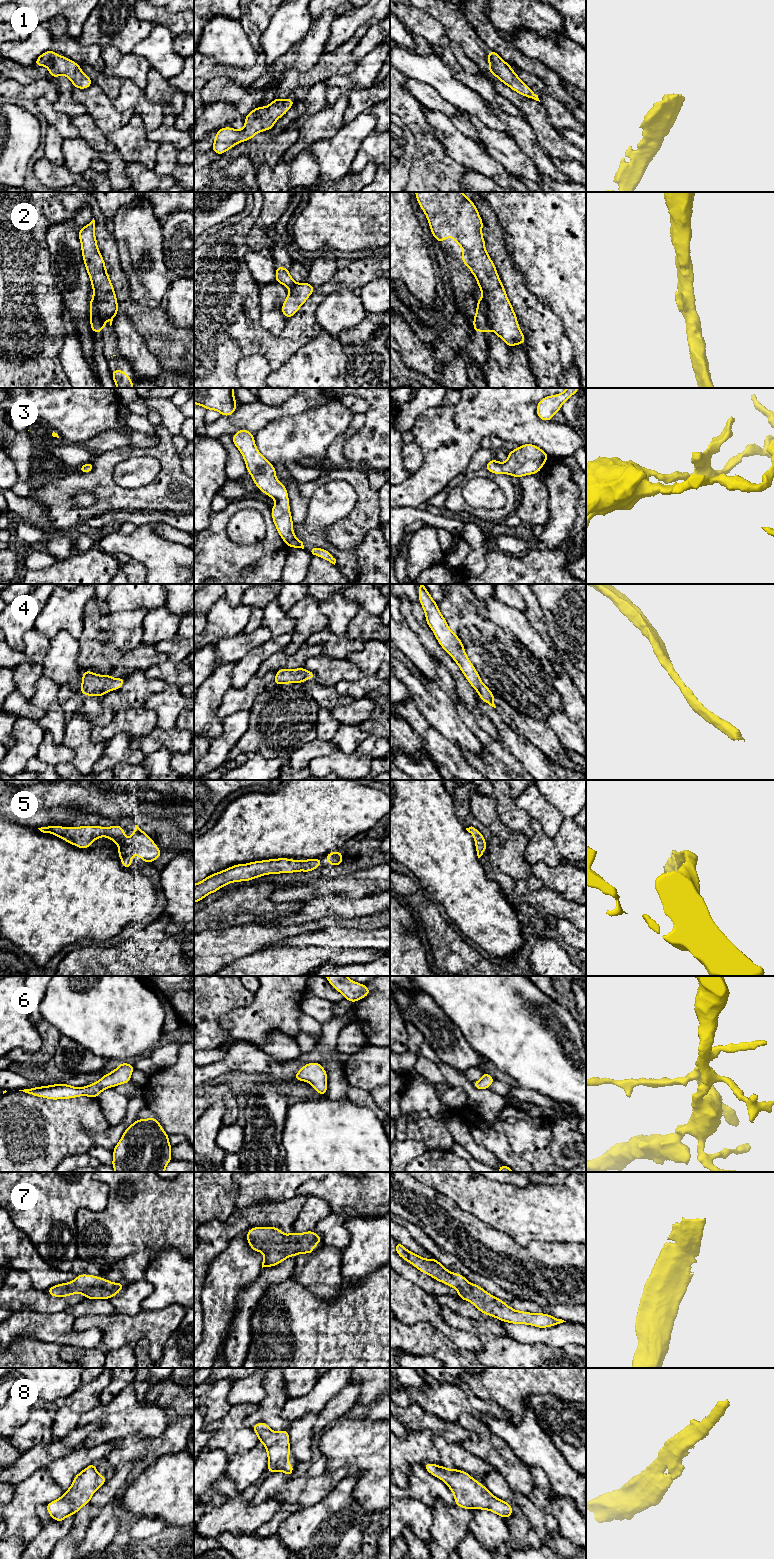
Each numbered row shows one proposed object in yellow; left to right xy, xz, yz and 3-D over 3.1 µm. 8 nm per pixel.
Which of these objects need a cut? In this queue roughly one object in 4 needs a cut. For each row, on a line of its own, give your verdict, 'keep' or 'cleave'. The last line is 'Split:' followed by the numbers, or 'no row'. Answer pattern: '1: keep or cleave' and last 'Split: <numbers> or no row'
1: keep
2: cleave
3: keep
4: keep
5: keep
6: keep
7: keep
8: keep
Split: 2

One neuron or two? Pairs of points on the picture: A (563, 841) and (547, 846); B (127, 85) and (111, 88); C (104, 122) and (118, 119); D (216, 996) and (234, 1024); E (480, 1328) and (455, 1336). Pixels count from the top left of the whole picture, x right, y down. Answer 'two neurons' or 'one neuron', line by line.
A: two neurons
B: two neurons
C: one neuron
D: two neurons
E: two neurons

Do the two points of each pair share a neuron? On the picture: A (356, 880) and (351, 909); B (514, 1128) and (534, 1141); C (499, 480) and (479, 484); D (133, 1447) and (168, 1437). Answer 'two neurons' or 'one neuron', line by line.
A: two neurons
B: one neuron
C: two neurons
D: one neuron

